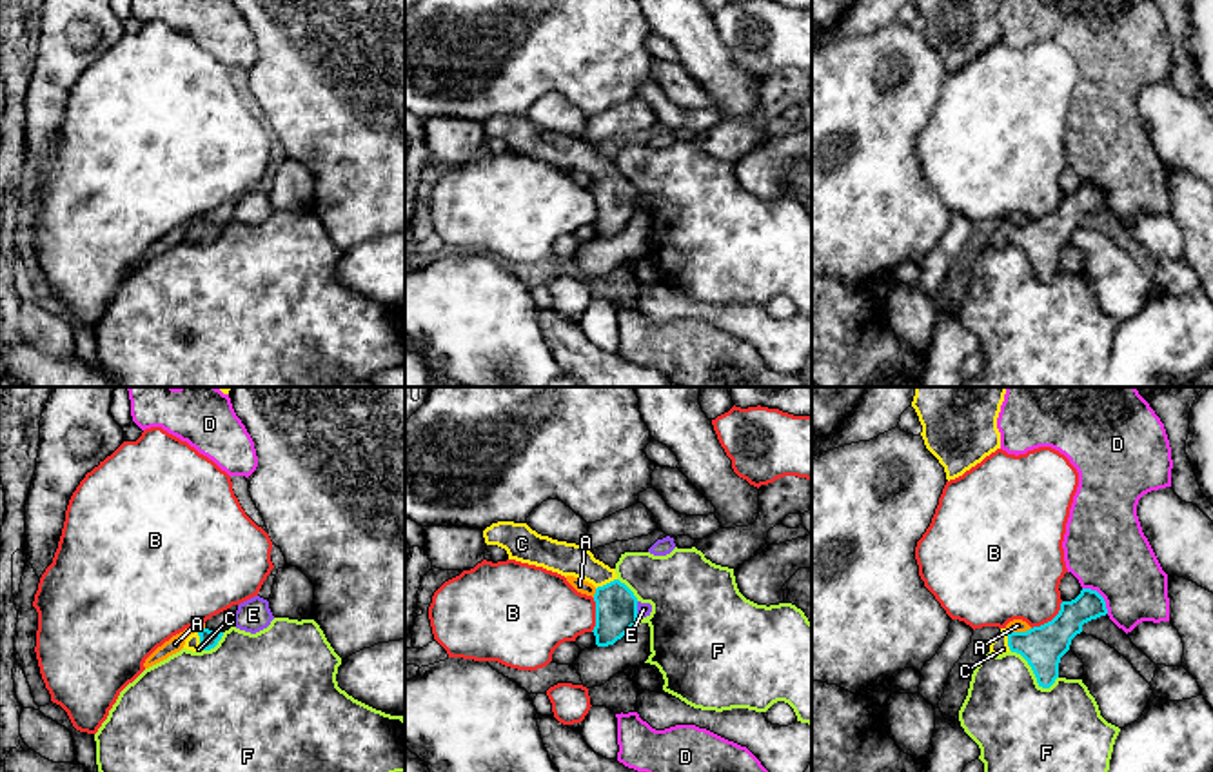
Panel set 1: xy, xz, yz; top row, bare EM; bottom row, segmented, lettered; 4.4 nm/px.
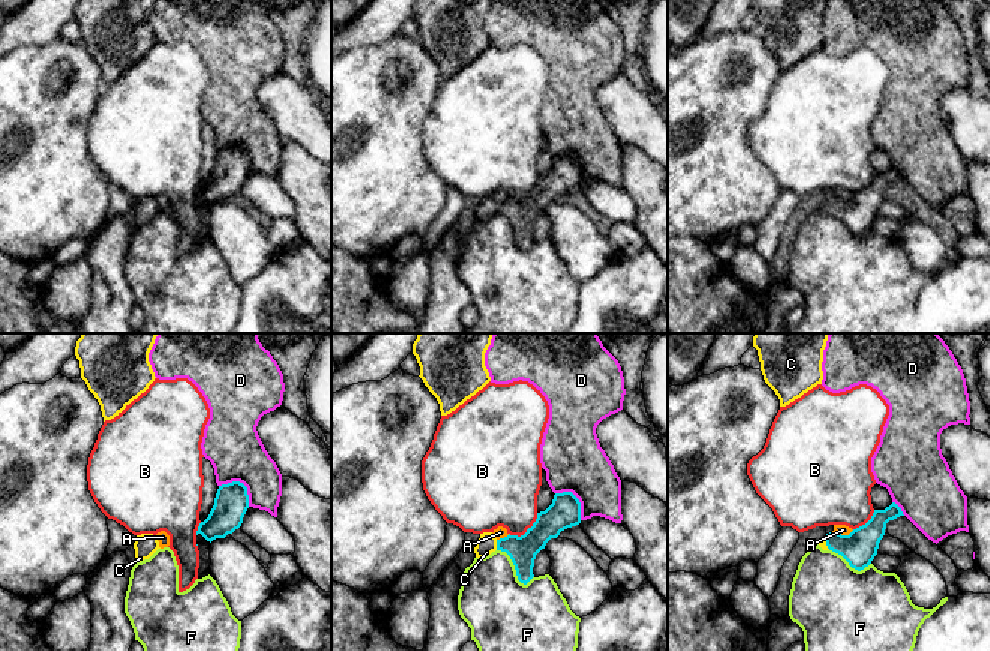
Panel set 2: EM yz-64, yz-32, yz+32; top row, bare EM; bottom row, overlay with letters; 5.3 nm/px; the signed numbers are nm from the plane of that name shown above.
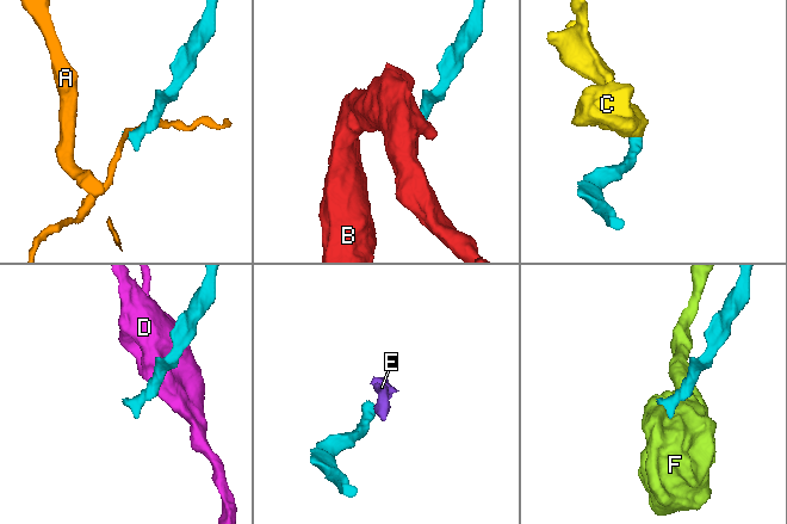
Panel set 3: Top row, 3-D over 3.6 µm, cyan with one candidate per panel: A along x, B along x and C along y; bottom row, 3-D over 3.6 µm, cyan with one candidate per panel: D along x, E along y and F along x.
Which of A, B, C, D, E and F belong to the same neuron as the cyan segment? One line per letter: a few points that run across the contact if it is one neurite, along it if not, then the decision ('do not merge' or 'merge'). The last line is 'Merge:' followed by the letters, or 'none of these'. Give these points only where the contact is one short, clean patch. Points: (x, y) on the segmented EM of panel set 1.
A: line yz (1006, 627), (1014, 631), (1030, 629); do not merge
B: line yz (1063, 602), (1050, 620), (1032, 629); do not merge
C: line xz (616, 607), (607, 583), (594, 571), (565, 558); merge
D: do not merge
E: line xz (636, 602), (638, 620); do not merge
F: line yz (1010, 649), (1026, 662), (1043, 687), (1050, 687), (1055, 682); do not merge
Merge: C

